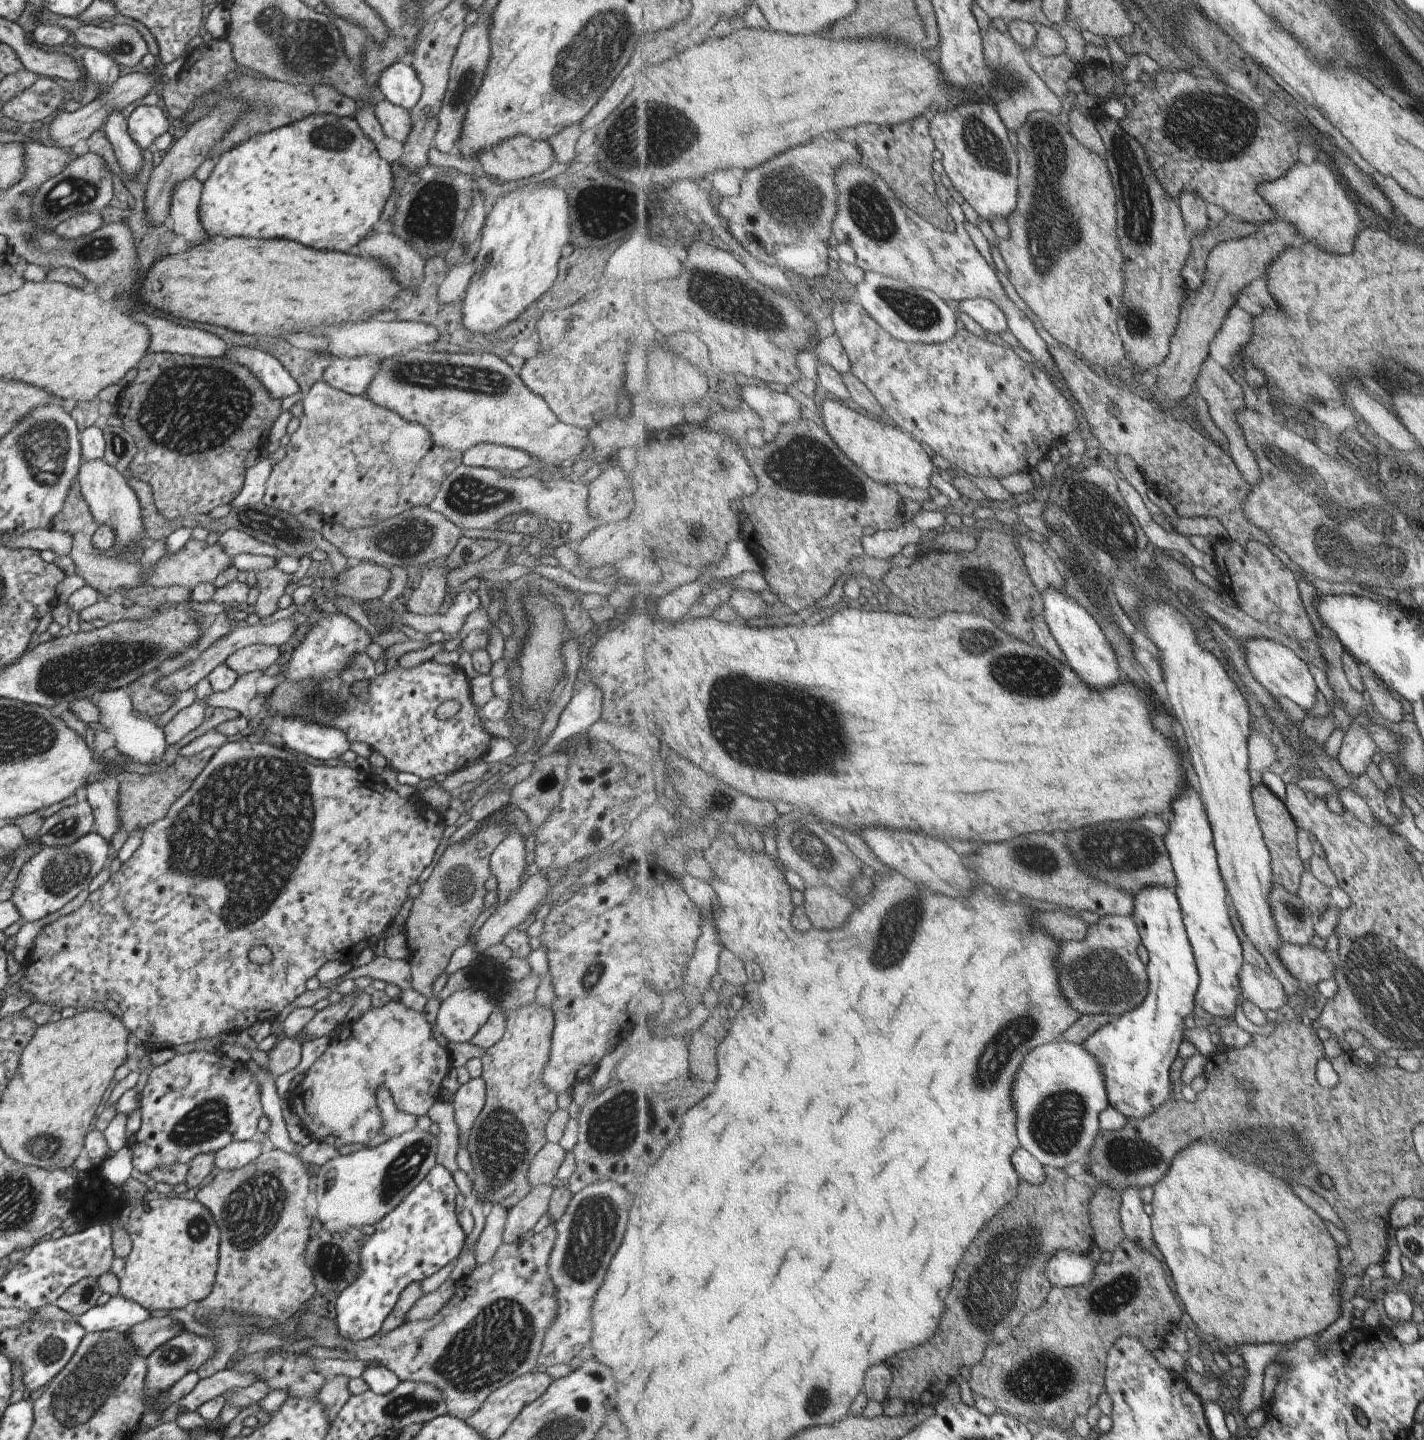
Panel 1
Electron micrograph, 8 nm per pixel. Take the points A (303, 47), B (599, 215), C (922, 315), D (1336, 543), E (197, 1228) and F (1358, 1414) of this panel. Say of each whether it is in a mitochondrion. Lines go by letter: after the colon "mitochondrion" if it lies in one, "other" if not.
A: mitochondrion
B: mitochondrion
C: mitochondrion
D: mitochondrion
E: mitochondrion
F: other

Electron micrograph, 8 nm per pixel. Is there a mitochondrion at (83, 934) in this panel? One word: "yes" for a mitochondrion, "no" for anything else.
no

